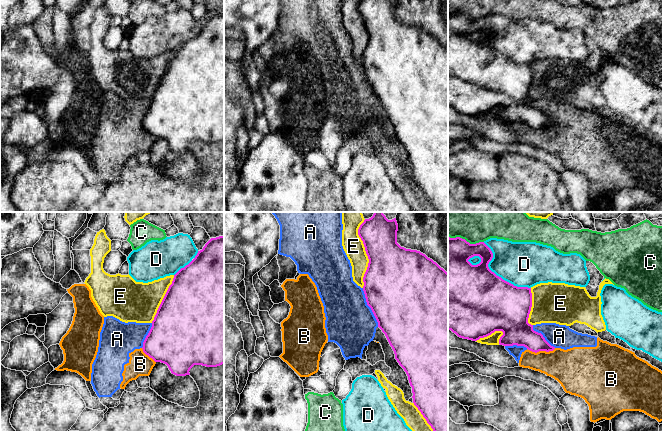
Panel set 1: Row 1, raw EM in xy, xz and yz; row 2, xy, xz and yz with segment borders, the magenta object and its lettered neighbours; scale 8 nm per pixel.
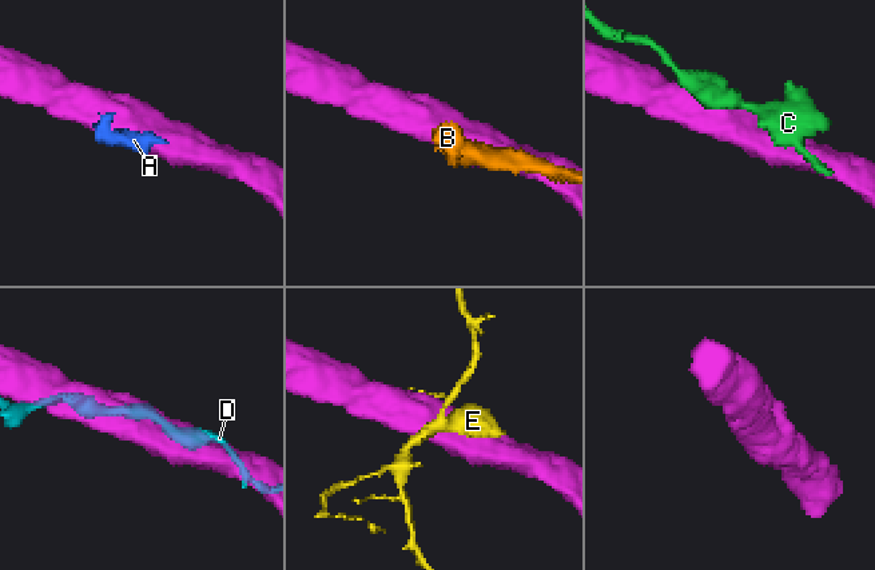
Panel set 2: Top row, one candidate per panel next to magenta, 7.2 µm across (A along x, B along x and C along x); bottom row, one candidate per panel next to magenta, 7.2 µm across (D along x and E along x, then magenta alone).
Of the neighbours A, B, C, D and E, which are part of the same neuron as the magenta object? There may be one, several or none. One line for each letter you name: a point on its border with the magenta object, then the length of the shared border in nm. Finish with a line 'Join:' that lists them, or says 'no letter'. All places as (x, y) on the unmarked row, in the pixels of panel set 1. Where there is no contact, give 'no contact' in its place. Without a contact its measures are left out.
Join: no letter

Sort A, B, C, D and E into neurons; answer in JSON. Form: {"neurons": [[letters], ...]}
{"neurons": [["A", "B"], ["C"], ["D"], ["E"]]}

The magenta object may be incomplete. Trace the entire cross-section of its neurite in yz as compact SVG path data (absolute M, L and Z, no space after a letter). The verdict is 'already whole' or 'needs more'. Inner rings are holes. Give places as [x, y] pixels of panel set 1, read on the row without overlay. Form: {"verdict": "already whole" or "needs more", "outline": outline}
{"verdict": "already whole", "outline": "M448 12L448 106L472 117L502 107L500 121L524 122L535 129L553 127L555 123L528 99L532 83L531 64L514 62L497 52L488 43L492 34L493 29L484 18L470 20L460 13ZM474 32L481 34L477 41L468 37Z"}

